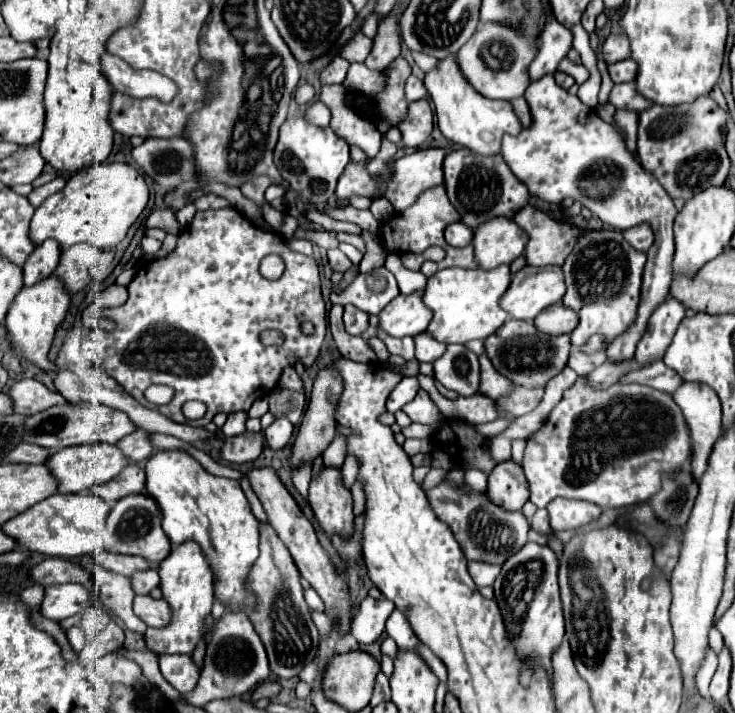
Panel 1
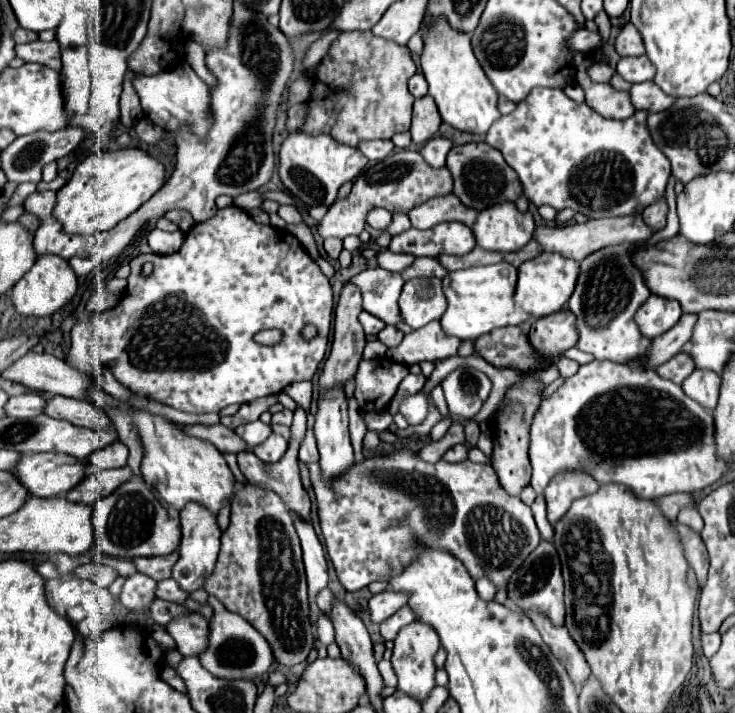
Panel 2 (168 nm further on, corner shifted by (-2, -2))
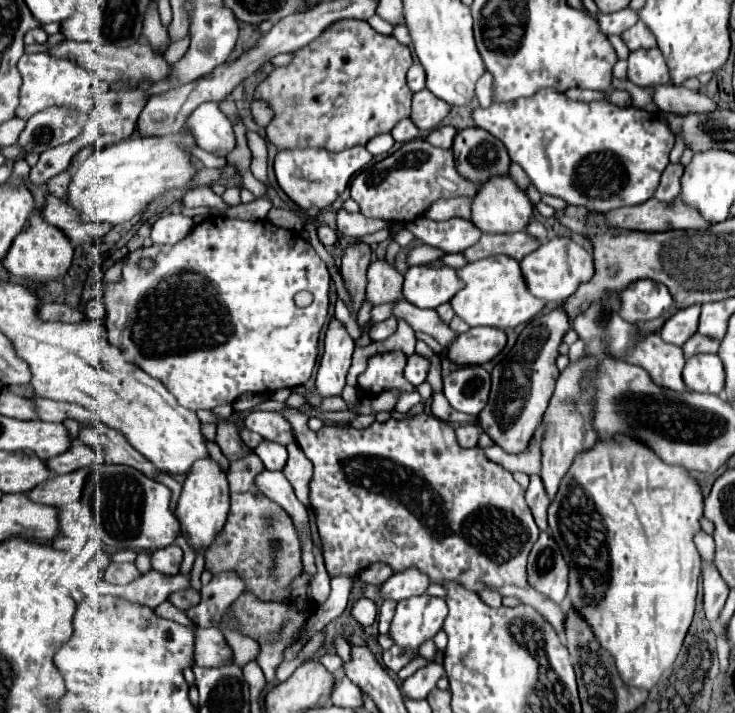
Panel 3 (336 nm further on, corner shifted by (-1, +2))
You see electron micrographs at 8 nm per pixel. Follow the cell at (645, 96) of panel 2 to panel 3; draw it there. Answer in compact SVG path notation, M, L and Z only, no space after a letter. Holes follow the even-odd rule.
M656 84L650 86L652 100L662 112L674 112L674 114L684 114L684 112L710 112L716 108L716 104L700 94L692 92L684 86L672 86L672 84Z

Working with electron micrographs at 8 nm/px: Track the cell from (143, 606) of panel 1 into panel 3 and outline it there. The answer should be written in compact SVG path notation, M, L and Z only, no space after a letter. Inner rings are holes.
M194 626L194 664L196 666L224 666L232 656L232 648L224 640L222 632L214 628L198 628Z

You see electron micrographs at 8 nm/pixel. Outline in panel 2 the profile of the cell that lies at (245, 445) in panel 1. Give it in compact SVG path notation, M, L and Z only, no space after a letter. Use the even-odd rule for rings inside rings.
M253 420L253 422L247 422L239 428L235 428L235 432L239 432L239 436L243 440L247 440L249 444L249 450L253 450L257 444L261 444L263 440L267 440L273 430L271 430L271 424L263 424L261 420Z

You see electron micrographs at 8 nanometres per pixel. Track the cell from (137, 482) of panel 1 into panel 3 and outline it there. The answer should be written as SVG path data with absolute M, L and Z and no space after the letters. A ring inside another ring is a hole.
M86 468L64 474L64 476L54 476L52 480L36 486L34 490L28 492L30 500L40 502L40 504L50 504L50 506L66 506L72 502L78 502L82 498L82 488L86 484L86 476L90 472Z

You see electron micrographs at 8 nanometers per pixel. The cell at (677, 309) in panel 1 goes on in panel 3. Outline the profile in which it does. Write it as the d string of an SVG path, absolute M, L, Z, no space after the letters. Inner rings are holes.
M638 280L630 284L622 294L622 318L626 322L650 322L664 316L674 308L670 292L658 282Z

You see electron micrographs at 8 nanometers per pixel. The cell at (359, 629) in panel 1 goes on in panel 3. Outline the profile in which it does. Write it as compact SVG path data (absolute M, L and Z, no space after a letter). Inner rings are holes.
M408 568L406 572L398 572L396 576L392 574L382 586L380 586L380 596L382 600L406 600L412 596L420 596L426 592L430 584L430 578L416 568Z

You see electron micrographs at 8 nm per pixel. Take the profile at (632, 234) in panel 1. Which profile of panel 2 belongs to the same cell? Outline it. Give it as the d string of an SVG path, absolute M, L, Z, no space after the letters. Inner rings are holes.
M665 196L653 204L649 204L645 210L643 210L643 220L655 228L655 230L661 230L665 226L665 218L667 218L667 200Z

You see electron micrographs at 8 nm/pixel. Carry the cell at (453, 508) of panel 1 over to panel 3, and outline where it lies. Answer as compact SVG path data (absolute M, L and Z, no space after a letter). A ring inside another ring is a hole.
M296 408L280 410L280 414L290 420L290 426L294 426L294 440L314 464L310 504L316 514L324 562L330 576L348 576L356 580L364 568L376 562L388 564L394 574L404 572L406 568L418 568L436 582L456 580L474 592L492 588L502 596L516 596L520 604L532 606L552 624L558 636L564 638L568 612L538 594L526 580L526 558L538 540L540 530L524 500L524 490L506 468L490 462L482 448L460 448L454 428L424 412L406 420L390 418L384 424L374 422L364 430L352 426L324 426L318 432L312 432L306 426L306 414Z

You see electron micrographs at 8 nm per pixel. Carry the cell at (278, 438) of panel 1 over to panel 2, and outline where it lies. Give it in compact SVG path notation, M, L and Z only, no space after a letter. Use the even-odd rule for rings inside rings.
M271 434L265 442L261 442L259 446L253 448L255 456L261 458L263 462L267 462L267 464L271 464L271 462L279 462L279 460L283 458L285 450L287 450L287 440L281 438L279 434Z

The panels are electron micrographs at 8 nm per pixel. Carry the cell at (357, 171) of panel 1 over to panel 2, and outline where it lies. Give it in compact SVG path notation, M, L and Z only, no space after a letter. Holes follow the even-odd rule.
M399 150L357 176L351 194L345 200L337 200L329 208L325 218L319 222L319 234L323 238L329 236L345 238L349 234L359 236L365 230L365 218L373 208L385 208L389 212L407 214L411 208L423 204L425 200L445 196L451 192L453 192L453 178L445 166L431 168L417 150Z

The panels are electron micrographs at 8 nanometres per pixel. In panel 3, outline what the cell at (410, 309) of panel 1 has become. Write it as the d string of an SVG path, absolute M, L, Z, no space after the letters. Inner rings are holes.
M432 262L424 266L412 266L408 268L404 276L404 298L418 306L418 308L436 308L440 304L446 304L452 300L452 296L462 288L462 280L458 280L456 270L446 268L442 262Z

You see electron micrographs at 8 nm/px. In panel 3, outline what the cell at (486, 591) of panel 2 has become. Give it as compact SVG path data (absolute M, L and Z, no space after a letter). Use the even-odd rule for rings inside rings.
M484 588L484 590L480 590L478 592L478 596L488 604L488 606L492 606L492 608L498 608L498 606L502 606L502 596L498 594L498 592L494 592L494 590L490 590L490 588Z

